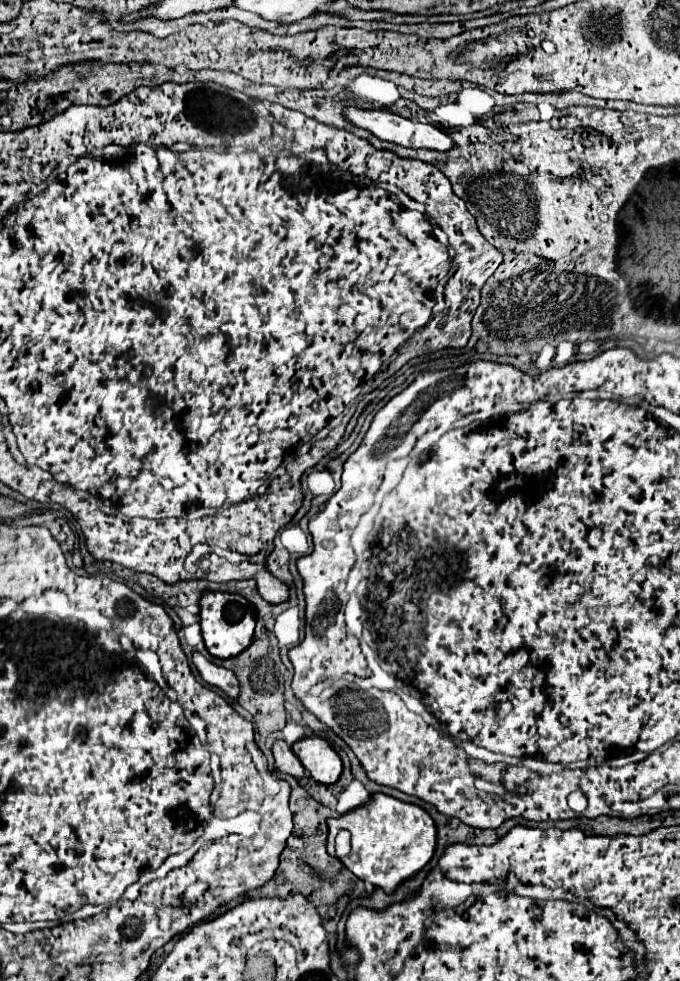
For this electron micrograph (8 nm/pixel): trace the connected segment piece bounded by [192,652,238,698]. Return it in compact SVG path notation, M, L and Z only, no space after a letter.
M200 652L192 654L192 662L206 684L224 690L230 698L238 696L238 680L236 680L236 674L232 670L228 670L224 666L214 666L214 662L206 660Z

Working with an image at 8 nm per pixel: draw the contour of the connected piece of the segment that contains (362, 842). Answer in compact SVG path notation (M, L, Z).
M380 792L372 794L366 804L342 814L340 818L328 820L330 856L334 856L334 838L340 828L350 830L352 834L352 848L344 858L340 858L344 866L364 882L384 888L388 894L402 880L422 870L430 862L436 846L436 826L428 812L416 804L408 804Z

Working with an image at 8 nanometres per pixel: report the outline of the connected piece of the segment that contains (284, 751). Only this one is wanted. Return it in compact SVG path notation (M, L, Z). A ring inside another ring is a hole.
M276 740L274 746L272 746L272 752L274 752L274 758L276 758L276 770L292 774L294 778L304 776L304 768L302 768L300 760L296 758L292 748L284 740Z

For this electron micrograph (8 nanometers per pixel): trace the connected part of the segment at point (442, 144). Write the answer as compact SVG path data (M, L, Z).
M346 106L342 116L356 128L372 132L380 140L388 140L406 148L430 148L430 150L450 150L454 146L452 138L432 124L422 124L384 110L362 110Z

